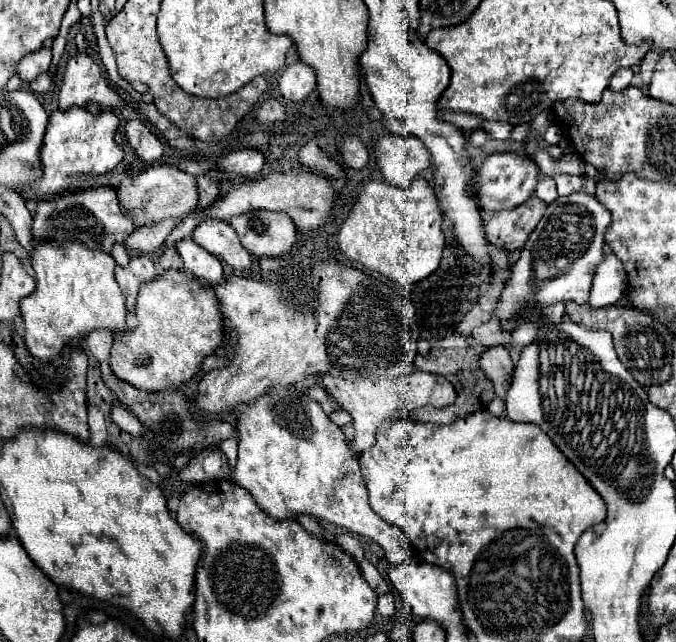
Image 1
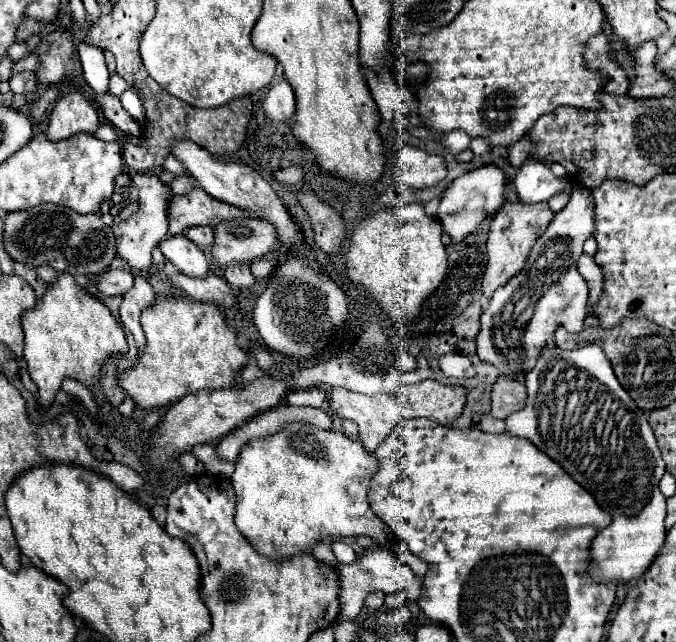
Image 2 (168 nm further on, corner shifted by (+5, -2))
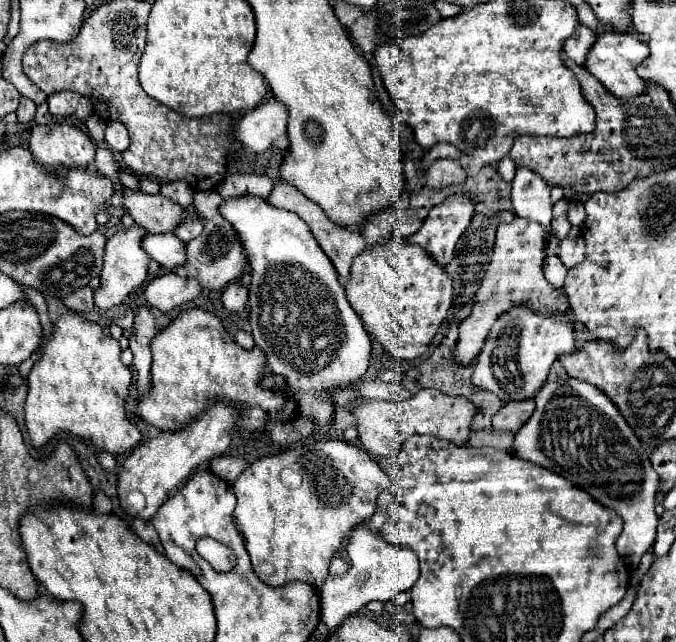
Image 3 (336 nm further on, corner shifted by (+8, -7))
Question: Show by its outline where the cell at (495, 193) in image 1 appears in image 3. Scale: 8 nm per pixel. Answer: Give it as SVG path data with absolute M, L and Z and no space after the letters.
M455 193L455 195L447 197L441 205L435 205L429 211L429 217L423 221L423 227L409 237L409 243L421 245L427 253L433 255L433 259L439 265L443 265L443 267L449 265L451 259L453 259L453 251L455 251L457 241L467 231L467 227L469 227L473 215L475 215L475 205L477 205L477 199L475 197L469 197L465 193Z

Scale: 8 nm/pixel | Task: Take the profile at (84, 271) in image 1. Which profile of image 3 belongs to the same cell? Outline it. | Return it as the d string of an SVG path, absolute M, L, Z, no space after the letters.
M79 313L61 315L53 323L53 331L41 345L39 359L27 377L29 393L25 401L25 425L33 447L43 447L55 433L67 431L113 455L133 449L135 443L139 443L141 433L133 423L129 423L123 407L131 385L131 377L131 369L121 363L119 341L107 335L99 323L89 321Z

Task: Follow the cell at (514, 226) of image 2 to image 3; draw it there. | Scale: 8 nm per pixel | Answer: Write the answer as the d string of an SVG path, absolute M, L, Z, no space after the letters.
M515 217L511 223L501 223L497 227L493 259L481 281L481 287L477 289L471 315L459 327L459 341L455 349L457 363L467 365L475 361L493 321L515 303L529 303L529 307L541 313L569 311L569 301L565 293L555 291L543 277L543 271L541 271L543 259L545 259L545 227L541 227L541 223Z

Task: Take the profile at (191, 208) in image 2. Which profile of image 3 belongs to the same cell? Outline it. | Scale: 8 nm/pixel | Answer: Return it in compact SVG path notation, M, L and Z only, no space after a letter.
M123 189L123 197L127 213L149 233L173 233L189 215L189 209L165 199L161 193L147 195L143 191Z

